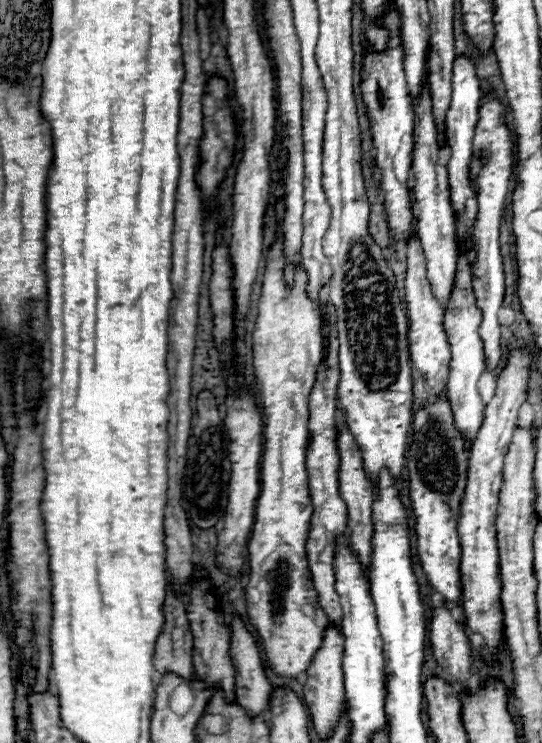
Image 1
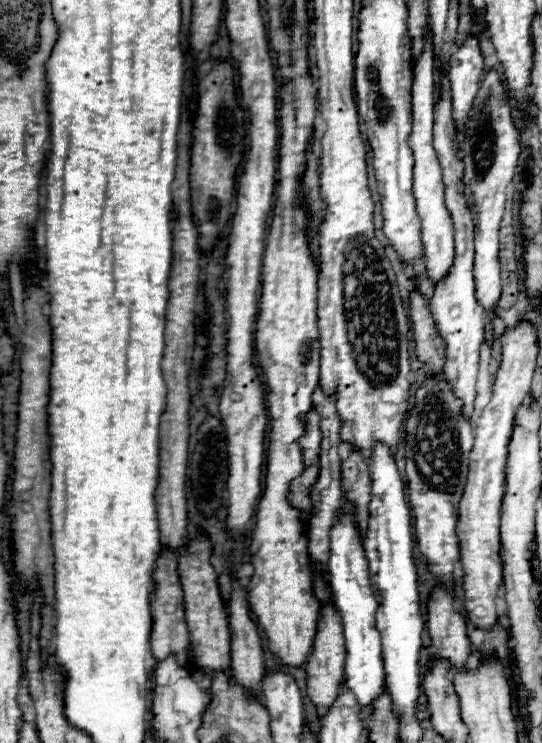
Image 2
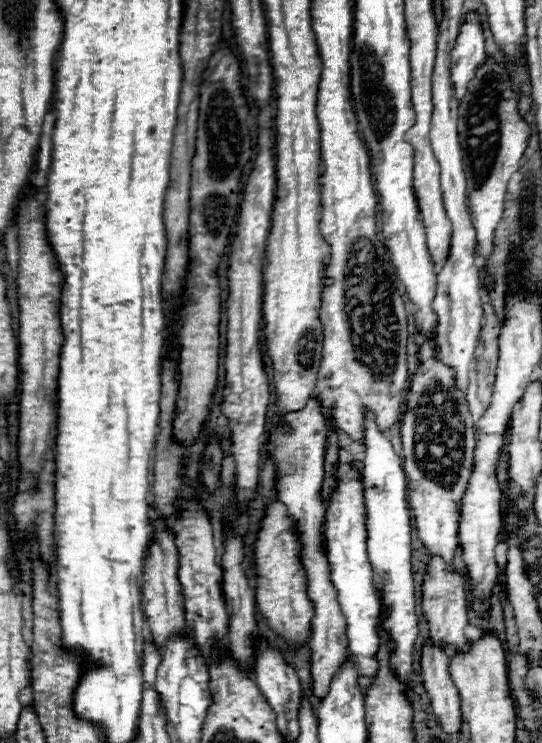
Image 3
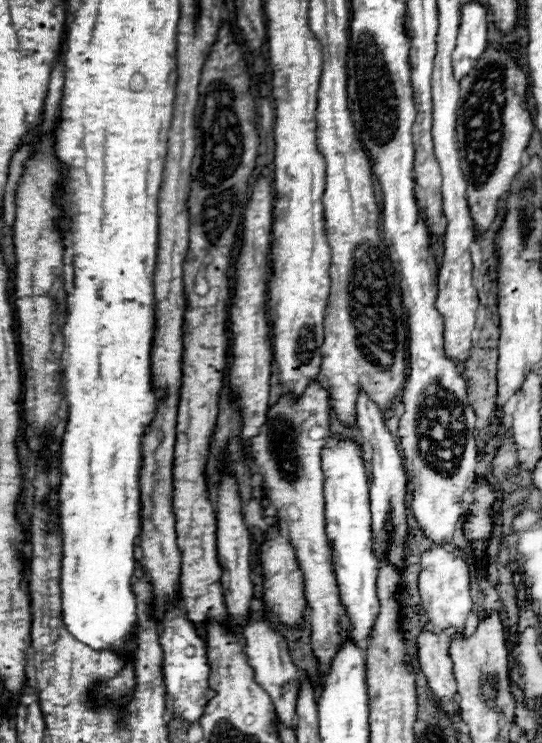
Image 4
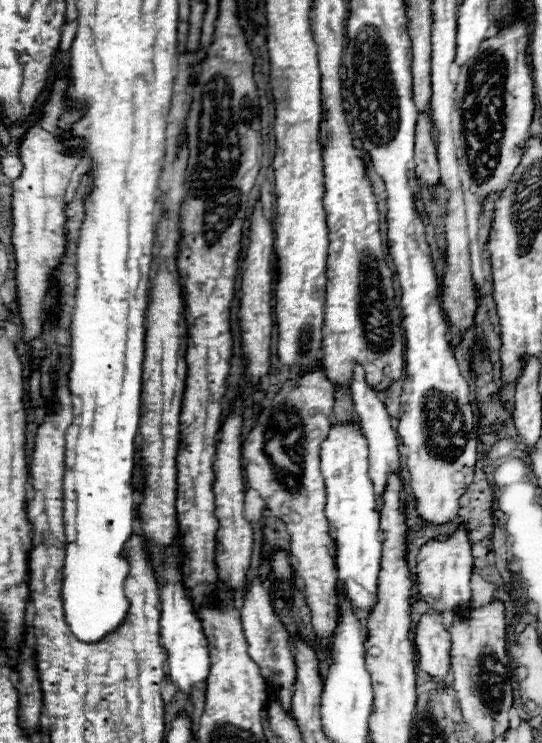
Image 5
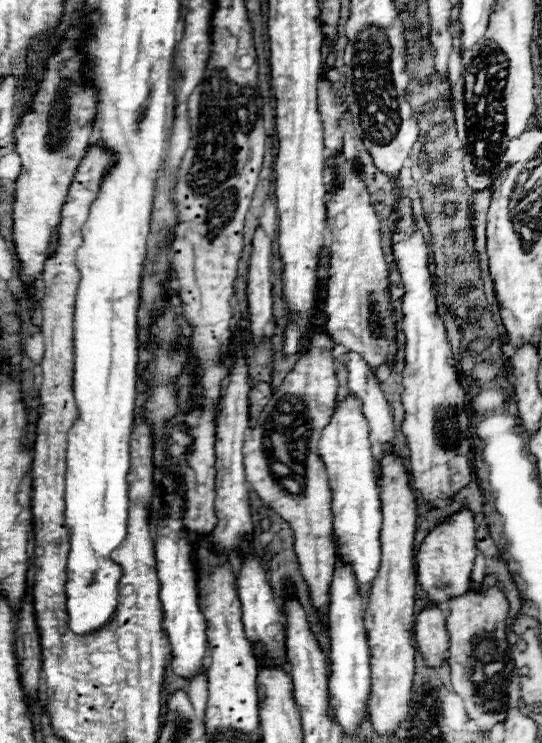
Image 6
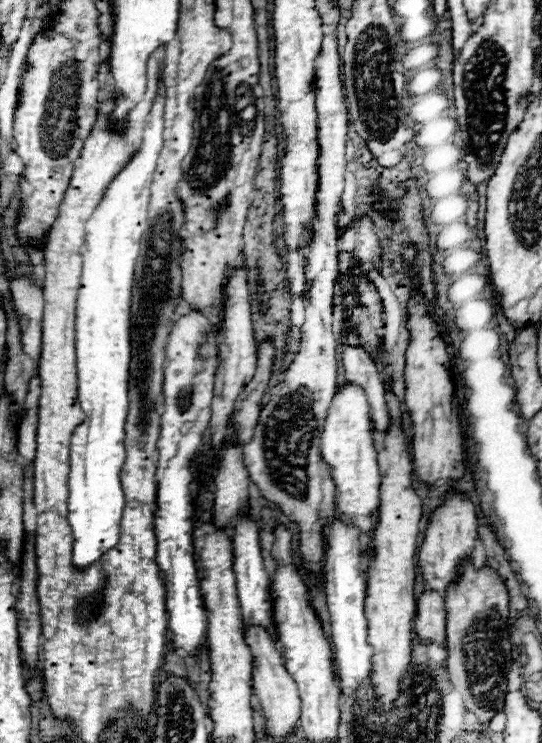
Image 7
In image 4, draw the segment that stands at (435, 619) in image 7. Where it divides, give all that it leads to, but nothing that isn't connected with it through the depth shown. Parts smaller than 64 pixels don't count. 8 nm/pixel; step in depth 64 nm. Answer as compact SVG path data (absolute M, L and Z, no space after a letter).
M420 632L416 638L418 646L418 662L420 670L428 678L428 686L432 688L434 696L440 698L442 710L448 714L456 714L456 682L452 676L452 660L448 654L450 636L444 632Z

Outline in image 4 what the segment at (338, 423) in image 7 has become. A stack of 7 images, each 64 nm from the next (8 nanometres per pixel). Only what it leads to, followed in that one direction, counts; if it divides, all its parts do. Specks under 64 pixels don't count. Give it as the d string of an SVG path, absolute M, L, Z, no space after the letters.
M336 440L334 446L322 450L324 472L324 498L326 498L326 534L332 544L332 564L336 584L340 588L340 602L352 624L352 638L356 644L370 638L370 628L378 616L378 558L374 554L370 490L366 480L366 466L362 446L354 440Z

